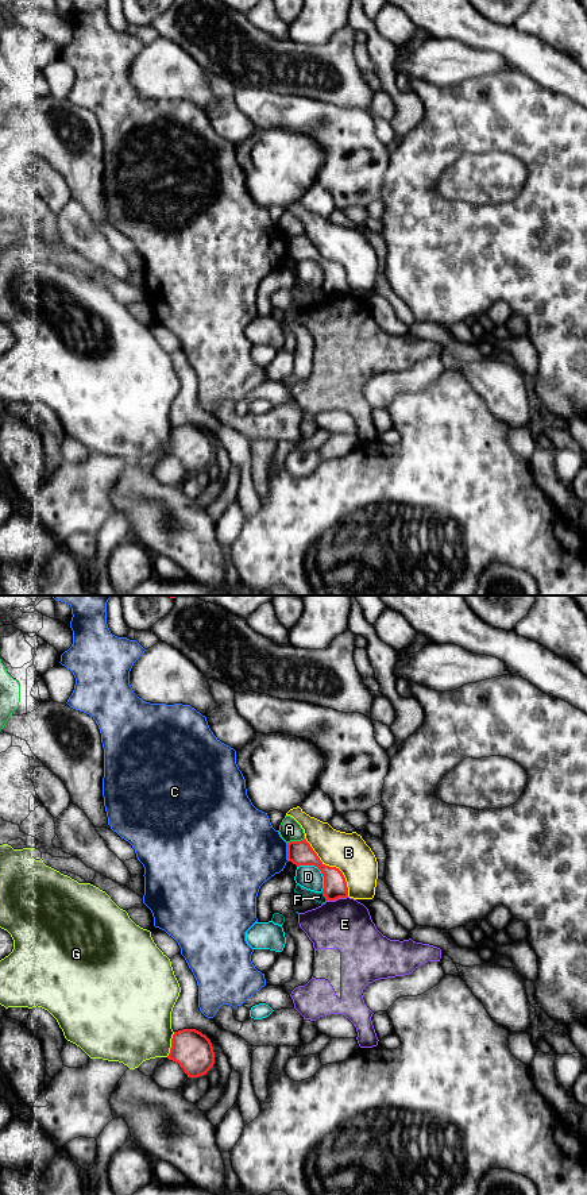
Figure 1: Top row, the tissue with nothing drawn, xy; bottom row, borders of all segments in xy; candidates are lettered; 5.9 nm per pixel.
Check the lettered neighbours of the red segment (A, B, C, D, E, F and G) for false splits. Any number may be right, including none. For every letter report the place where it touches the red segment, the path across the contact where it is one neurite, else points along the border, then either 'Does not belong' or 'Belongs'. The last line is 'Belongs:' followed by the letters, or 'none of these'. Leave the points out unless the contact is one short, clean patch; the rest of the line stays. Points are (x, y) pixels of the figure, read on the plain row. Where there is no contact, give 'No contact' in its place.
A: Touches red at xy (296, 236). Does not belong
B: Touches red at xy (332, 262). Does not belong
C: Touches red at xy (288, 247). Does not belong
D: Touches red at xy (319, 263). Does not belong
E: Touches red at xy (336, 293). Does not belong
F: Touches red at xy (324, 290). Boundary: xy (321, 286), (327, 295). Does not belong
G: Touches red at xy (172, 439). Does not belong
Belongs: none of these

